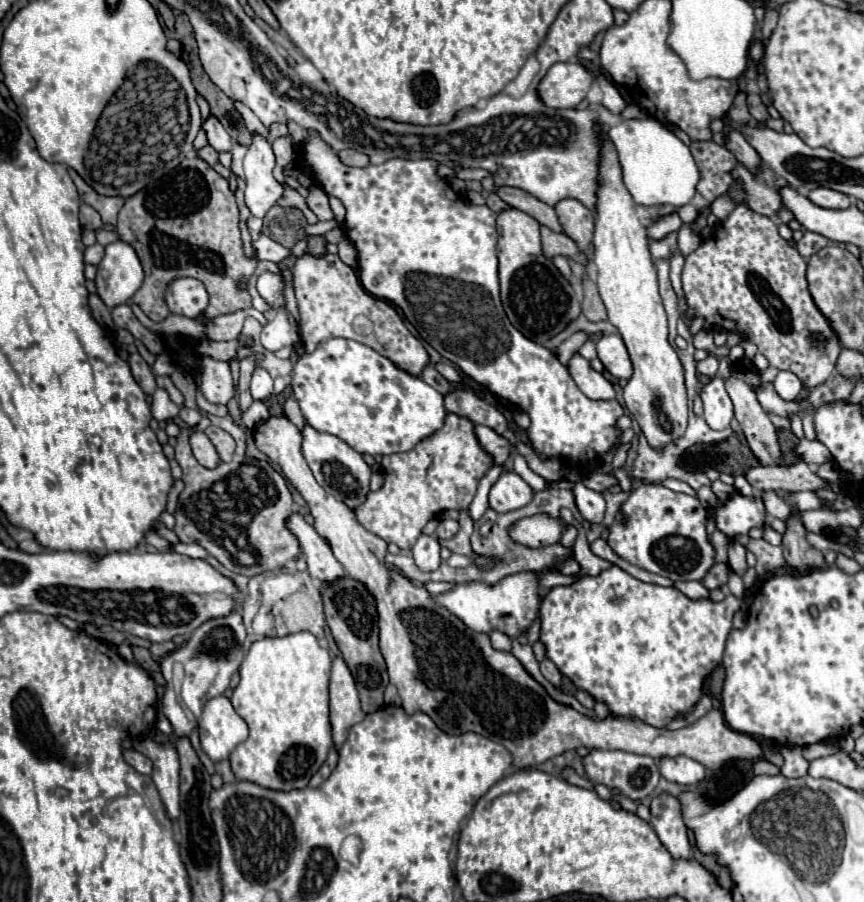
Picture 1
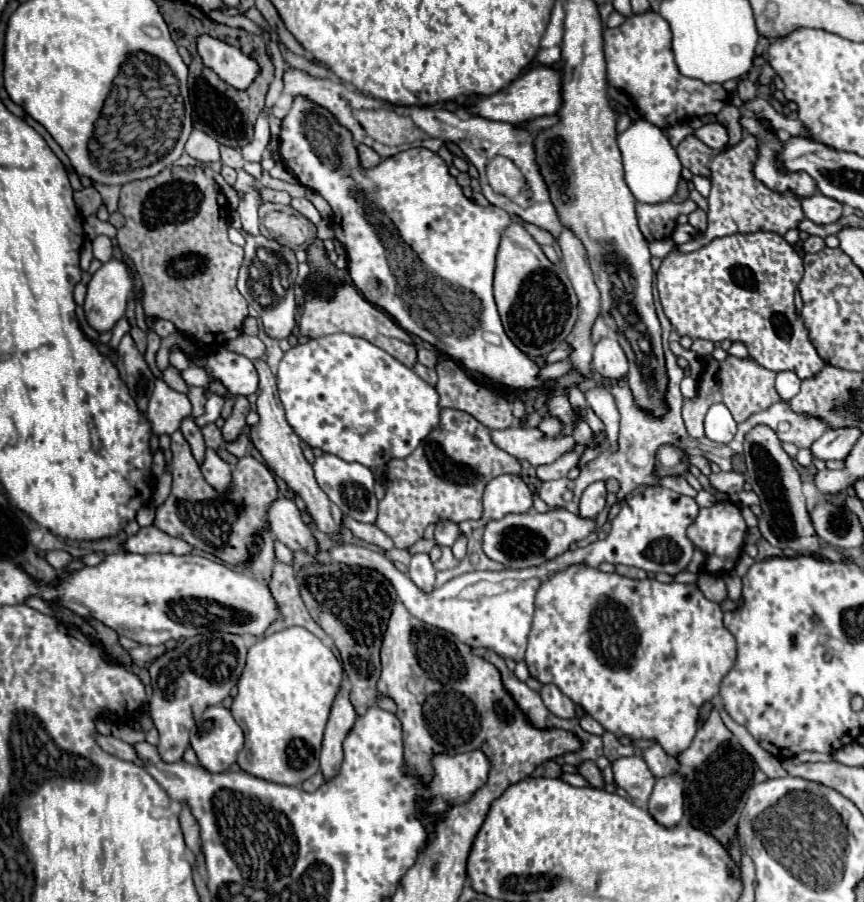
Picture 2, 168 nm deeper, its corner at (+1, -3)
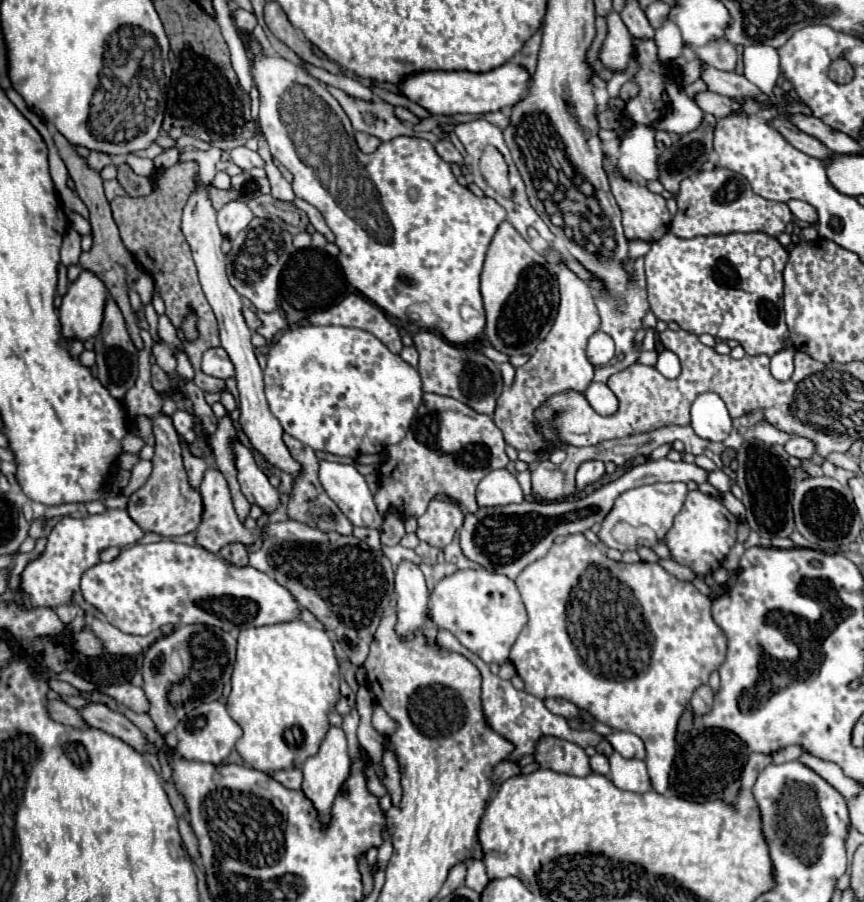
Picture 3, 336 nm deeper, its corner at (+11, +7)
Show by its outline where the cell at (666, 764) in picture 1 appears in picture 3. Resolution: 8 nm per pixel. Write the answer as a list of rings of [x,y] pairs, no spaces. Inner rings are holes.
[[[612,731],[610,735],[606,735],[606,739],[614,747],[614,751],[618,751],[626,759],[644,759],[646,757],[642,739],[630,731]]]

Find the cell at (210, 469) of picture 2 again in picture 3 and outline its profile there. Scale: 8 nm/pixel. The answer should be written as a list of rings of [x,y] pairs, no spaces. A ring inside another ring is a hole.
[[[208,469],[204,475],[204,481],[200,485],[200,495],[202,495],[202,519],[200,525],[196,527],[194,535],[196,535],[196,545],[210,551],[210,553],[218,553],[222,547],[230,545],[230,543],[242,543],[244,547],[254,545],[254,535],[252,531],[248,531],[244,527],[244,523],[238,519],[234,507],[232,507],[232,499],[230,499],[230,491],[228,491],[228,483],[224,479],[224,475],[218,469]]]

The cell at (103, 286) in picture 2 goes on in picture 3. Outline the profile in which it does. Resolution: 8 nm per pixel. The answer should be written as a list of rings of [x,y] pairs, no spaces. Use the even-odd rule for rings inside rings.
[[[84,271],[66,291],[58,309],[62,337],[66,341],[88,341],[98,333],[104,315],[108,291],[104,283],[92,273]]]

